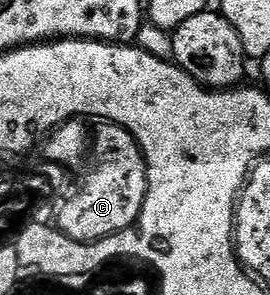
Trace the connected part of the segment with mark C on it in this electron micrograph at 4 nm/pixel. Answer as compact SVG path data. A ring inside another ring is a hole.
M103 123L98 127L100 128L98 131L94 132L93 144L91 147L92 156L94 154L97 157L97 163L88 173L85 183L80 187L80 189L78 187L78 189L72 194L73 203L63 211L63 219L61 219L63 227L65 227L71 235L75 235L75 237L83 237L83 239L85 239L85 237L97 237L97 235L101 235L101 233L107 233L107 231L111 231L111 229L119 229L119 227L124 230L132 228L136 224L138 217L141 215L142 205L145 204L146 190L149 187L149 173L146 169L145 155L142 153L141 147L135 141L133 135L117 124Z

